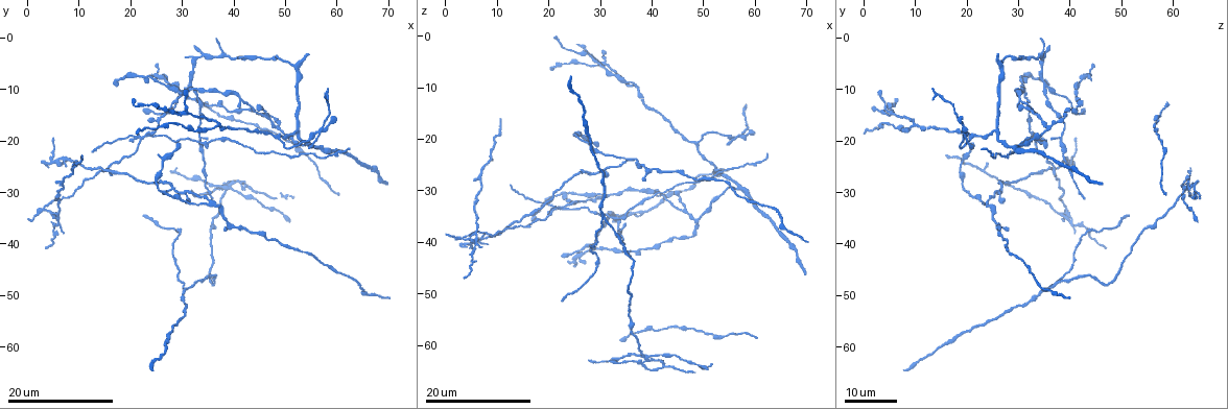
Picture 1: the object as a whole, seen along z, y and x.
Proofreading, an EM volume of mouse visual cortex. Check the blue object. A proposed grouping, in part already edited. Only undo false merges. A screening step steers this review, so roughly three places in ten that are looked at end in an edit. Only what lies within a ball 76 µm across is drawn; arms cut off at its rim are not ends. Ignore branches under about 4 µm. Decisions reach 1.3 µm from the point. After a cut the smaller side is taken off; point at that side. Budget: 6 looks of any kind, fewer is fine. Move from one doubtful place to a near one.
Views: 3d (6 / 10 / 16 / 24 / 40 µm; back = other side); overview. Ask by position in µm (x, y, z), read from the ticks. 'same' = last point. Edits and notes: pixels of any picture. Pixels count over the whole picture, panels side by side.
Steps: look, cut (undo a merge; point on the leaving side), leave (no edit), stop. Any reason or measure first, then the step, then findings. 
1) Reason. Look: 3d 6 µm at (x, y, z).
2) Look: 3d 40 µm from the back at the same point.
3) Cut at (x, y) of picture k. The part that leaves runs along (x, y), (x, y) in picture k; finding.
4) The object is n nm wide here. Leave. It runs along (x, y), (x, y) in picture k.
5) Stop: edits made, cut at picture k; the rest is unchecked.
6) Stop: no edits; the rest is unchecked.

A fork. Look: 3d 24 µm at (46.5, 15.5, 33.5).

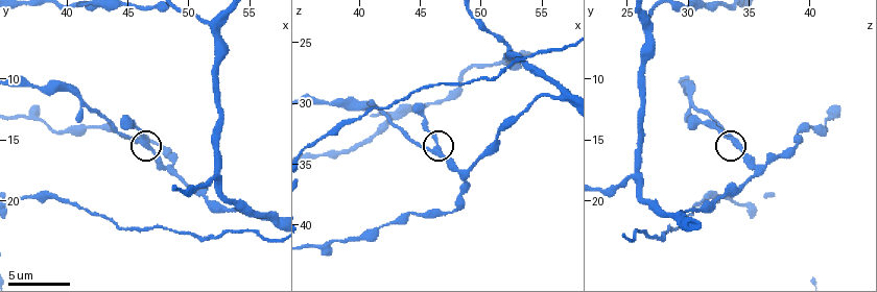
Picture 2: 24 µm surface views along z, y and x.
Look: 3d 10 µm at (46.0, 15.0, 33.8).

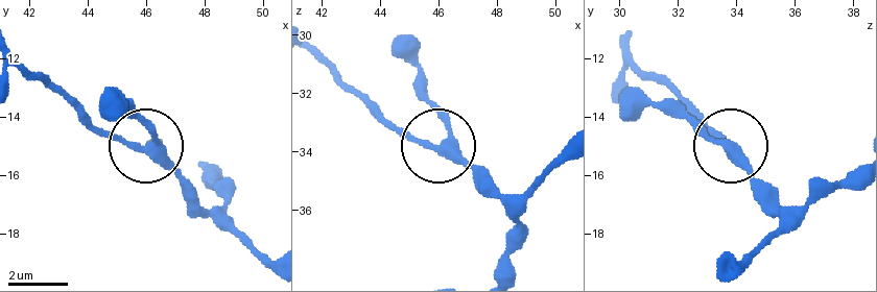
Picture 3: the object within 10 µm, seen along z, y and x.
The object is 280 nm wide here. Leave. It runs along (730, 272), (782, 217), (737, 152), (680, 102) in picture 3; all the same cell.

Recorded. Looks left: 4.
Narrows sharply. Look: 3d 24 µm at (35.5, 31.0, 42.5).

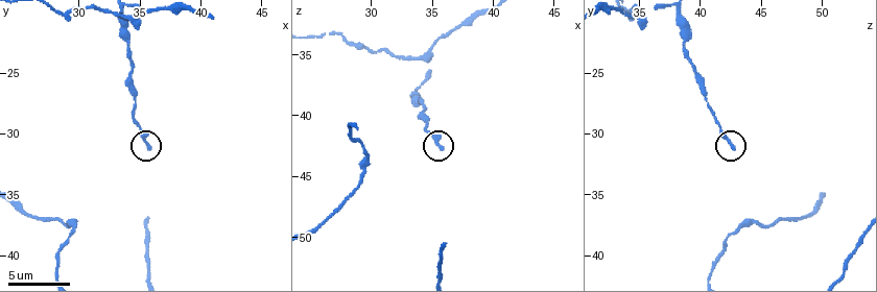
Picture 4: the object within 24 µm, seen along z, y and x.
Closer look. Look: 3d 10 µm at (35.6, 31.2, 42.8).

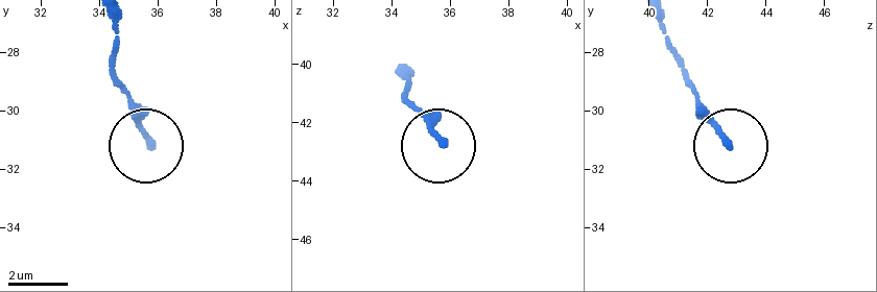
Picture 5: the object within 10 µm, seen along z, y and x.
Leave. It runs along (112, 23), (112, 61), (146, 140) in picture 5; one cell here.

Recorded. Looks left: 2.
Three-way junction. Look: 3d 6 µm at (41.0, 11.6, 30.2).

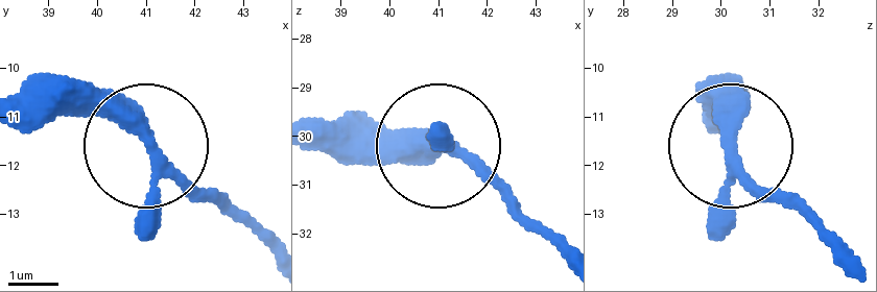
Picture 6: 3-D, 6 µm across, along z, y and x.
Look: 3d 6 µm from the back at (41.15, 11.60, 30.20).

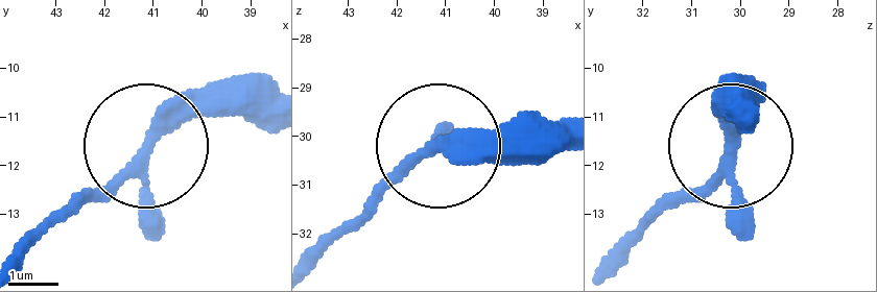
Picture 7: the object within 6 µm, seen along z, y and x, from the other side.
Leave. It runs along (24, 260), (244, 77) in picture 7; one cell here.

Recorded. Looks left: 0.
Stop: no edits; the rest is unchecked.

